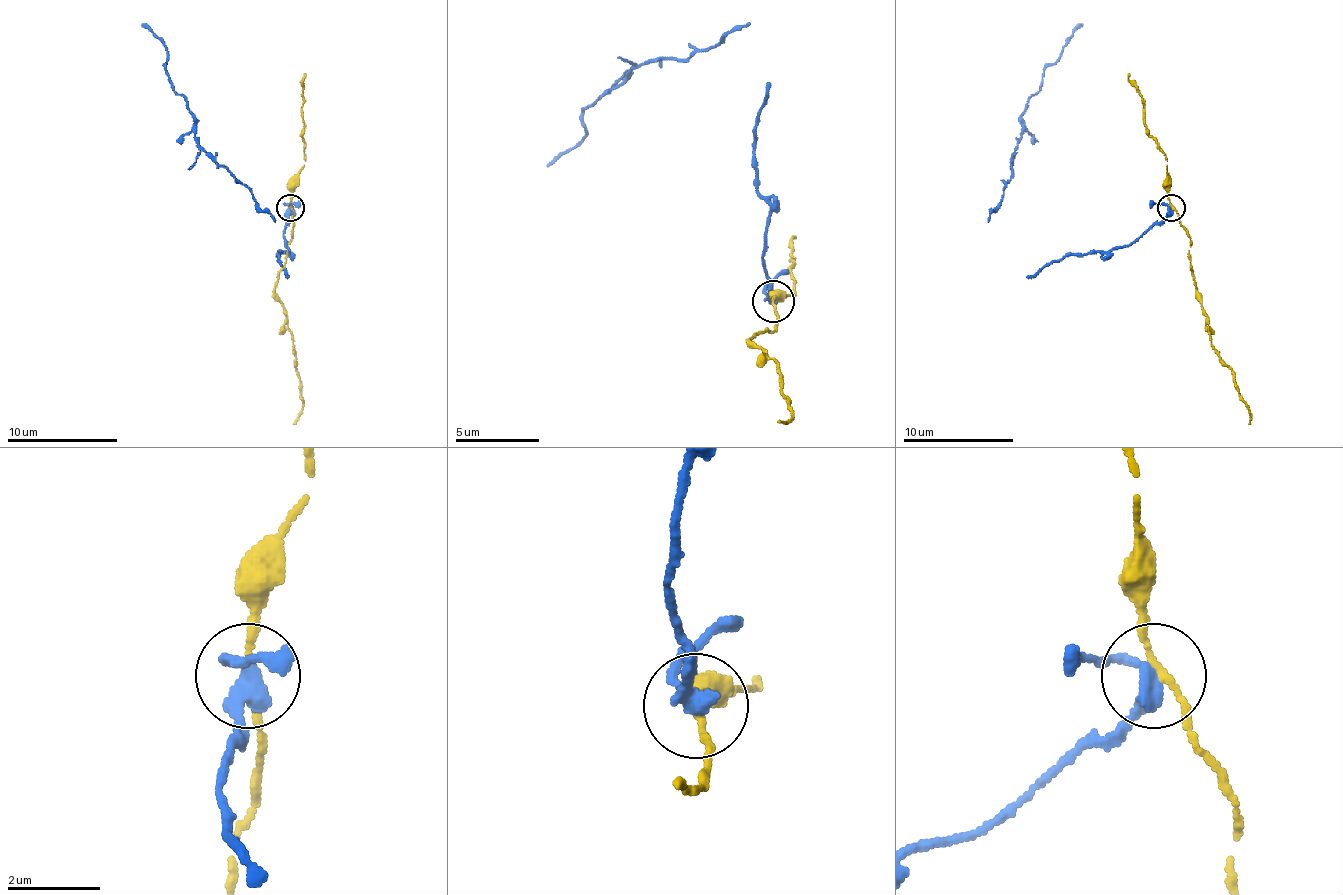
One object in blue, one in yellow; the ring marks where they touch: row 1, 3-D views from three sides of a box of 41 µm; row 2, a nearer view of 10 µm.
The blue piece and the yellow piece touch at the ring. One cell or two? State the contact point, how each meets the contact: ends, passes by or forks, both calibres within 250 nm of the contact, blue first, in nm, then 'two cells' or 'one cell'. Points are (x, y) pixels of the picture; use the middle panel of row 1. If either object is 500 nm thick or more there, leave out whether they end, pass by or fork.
place (773, 301); blue passes by; yellow passes by; calibres 360 and 130 nm; two cells

